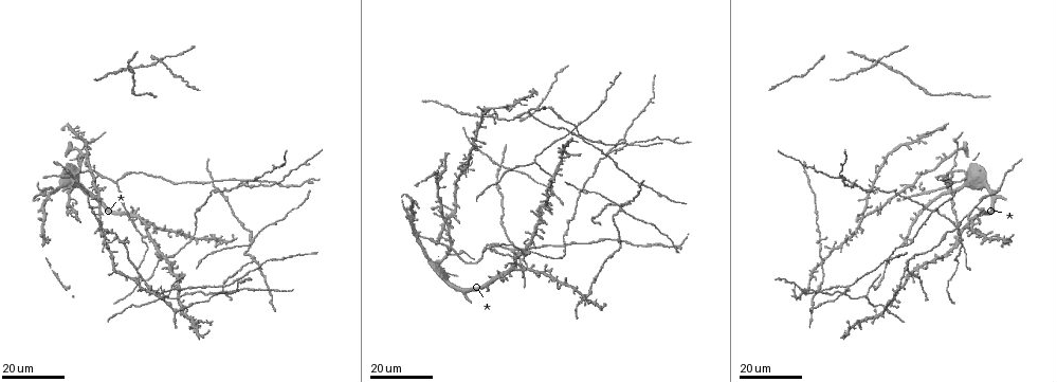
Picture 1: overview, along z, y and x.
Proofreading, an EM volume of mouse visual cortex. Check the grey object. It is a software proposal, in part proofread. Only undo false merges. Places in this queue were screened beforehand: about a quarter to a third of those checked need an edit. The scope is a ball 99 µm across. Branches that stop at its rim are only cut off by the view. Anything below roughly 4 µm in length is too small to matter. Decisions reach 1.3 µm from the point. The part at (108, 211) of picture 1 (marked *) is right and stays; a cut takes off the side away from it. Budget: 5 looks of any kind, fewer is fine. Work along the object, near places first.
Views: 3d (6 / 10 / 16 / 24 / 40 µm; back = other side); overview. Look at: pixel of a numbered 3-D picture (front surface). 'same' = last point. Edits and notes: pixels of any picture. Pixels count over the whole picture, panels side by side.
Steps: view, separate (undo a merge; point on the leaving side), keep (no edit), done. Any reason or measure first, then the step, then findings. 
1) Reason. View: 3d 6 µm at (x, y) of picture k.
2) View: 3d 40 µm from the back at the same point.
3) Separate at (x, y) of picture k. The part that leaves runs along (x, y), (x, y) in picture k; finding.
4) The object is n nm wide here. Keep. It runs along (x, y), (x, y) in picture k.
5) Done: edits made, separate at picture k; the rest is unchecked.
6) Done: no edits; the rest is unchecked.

View: 3d 24 µm at (452, 210) of picture 1.

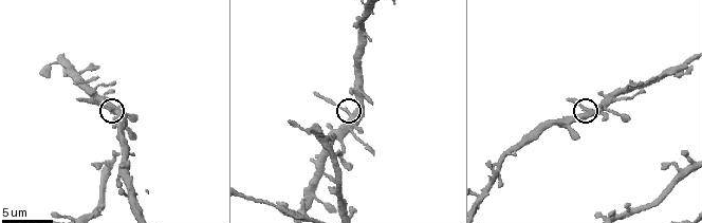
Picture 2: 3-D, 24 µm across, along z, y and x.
View: 3d 6 µm at (111, 109) of picture 2.

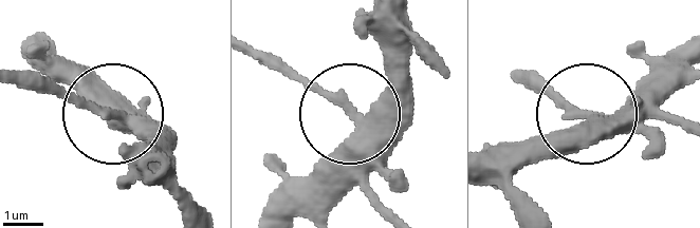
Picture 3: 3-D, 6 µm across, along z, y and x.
The object is 340 nm wide here. Keep. It runs along (399, 20), (395, 71), (358, 108), (317, 94), (280, 63) in picture 3; one neuron here.

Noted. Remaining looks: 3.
Three arms meet. View: 3d 16 µm at (78, 150) of picture 1.

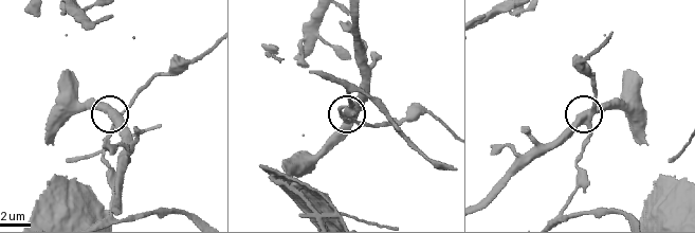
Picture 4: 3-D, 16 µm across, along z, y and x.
View: 3d 6 µm at (360, 109) of picture 4.

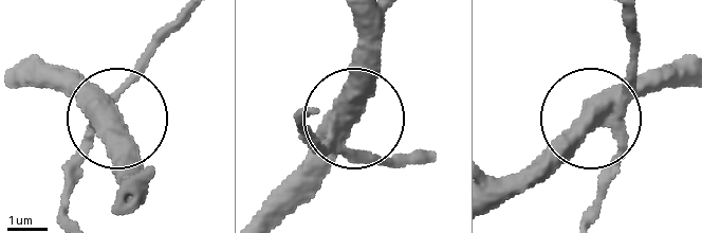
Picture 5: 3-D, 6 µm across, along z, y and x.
Other side. View: 3d 6 µm from the back at (347, 115) of picture 5.

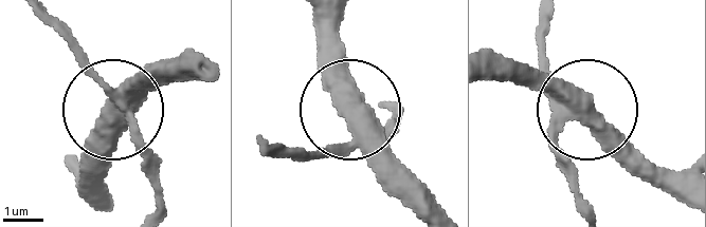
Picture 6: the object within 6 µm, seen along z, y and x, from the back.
Separate at (86, 69) of picture 6. The part that leaves runs along (124, 110), (154, 208) in picture 6; a second neuron is stuck on.

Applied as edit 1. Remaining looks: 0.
Done: edits made, separate at picture 6; the rest is unchecked.

